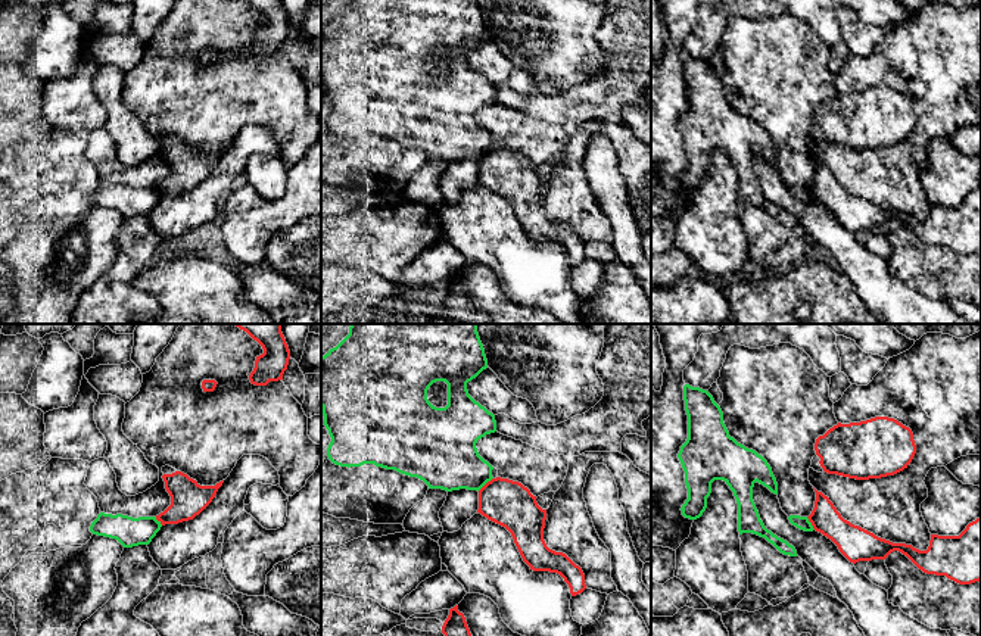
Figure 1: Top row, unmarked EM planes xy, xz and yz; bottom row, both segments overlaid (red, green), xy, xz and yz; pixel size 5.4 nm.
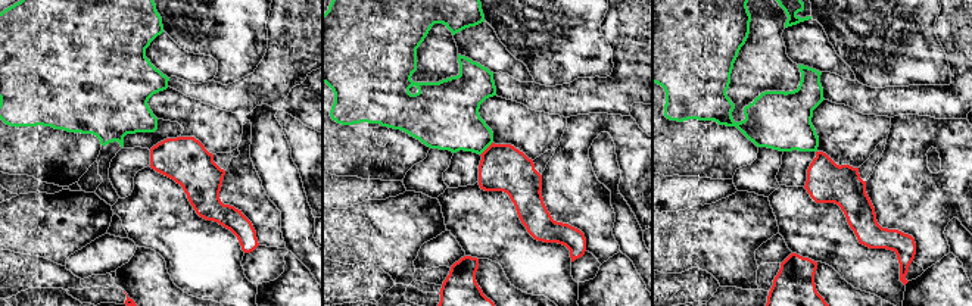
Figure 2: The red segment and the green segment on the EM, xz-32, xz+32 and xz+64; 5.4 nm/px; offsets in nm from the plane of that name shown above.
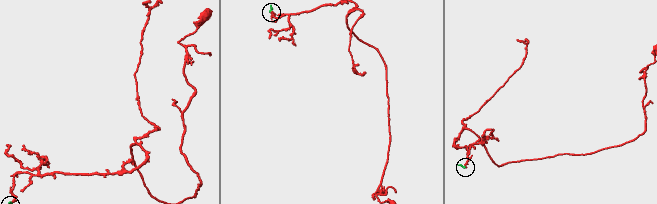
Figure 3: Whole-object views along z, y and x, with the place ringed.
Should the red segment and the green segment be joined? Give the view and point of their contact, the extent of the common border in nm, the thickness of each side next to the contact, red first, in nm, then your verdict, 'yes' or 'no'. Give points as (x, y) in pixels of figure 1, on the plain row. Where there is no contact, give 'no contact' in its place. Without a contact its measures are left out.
xz (486, 153) | 120 nm | 260/320 nm | no

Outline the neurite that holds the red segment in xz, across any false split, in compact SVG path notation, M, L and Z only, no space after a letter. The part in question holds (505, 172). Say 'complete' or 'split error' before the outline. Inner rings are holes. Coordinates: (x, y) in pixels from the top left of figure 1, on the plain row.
complete | M492 149L479 160L479 184L505 197L523 228L533 241L560 244L572 266L586 259L585 244L566 224L549 219L544 211L546 180L518 152Z

